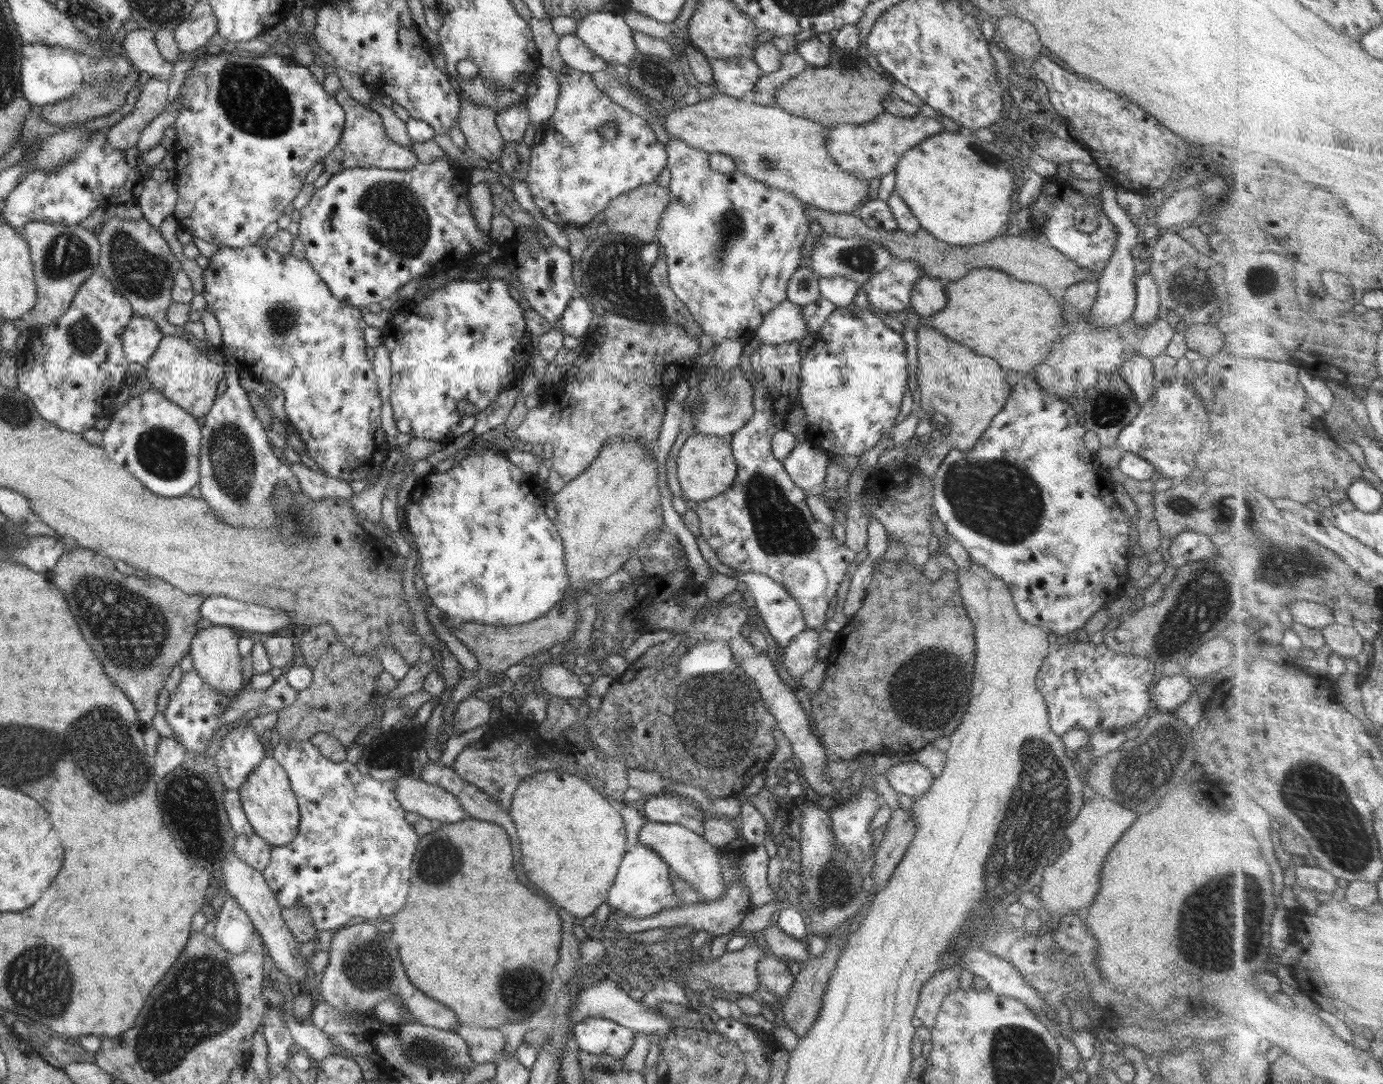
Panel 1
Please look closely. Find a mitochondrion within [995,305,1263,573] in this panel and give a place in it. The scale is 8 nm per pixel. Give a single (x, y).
(1110, 408)

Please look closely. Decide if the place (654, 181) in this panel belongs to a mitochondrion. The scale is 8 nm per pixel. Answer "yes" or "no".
no

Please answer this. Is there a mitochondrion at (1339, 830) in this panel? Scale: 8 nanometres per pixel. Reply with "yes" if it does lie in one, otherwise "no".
yes

